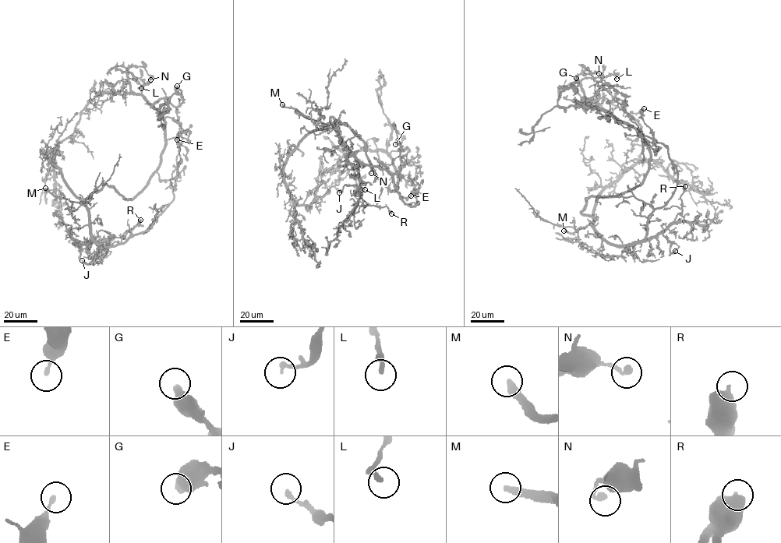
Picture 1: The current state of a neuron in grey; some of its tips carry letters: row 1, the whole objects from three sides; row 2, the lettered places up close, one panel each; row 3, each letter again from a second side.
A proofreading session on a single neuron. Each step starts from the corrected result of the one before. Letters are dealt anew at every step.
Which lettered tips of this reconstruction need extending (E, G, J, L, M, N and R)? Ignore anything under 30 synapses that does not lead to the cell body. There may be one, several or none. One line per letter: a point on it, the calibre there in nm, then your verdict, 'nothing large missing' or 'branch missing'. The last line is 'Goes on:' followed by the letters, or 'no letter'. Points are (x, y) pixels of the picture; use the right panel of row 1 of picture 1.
E: (644, 108) | 170 nm | nothing large missing
G: (576, 78) | 500 nm | nothing large missing
J: (675, 251) | 190 nm | nothing large missing
L: (616, 79) | 280 nm | nothing large missing
M: (563, 230) | 320 nm | branch missing
N: (599, 73) | 280 nm | nothing large missing
R: (685, 186) | 480 nm | nothing large missing
Goes on: M

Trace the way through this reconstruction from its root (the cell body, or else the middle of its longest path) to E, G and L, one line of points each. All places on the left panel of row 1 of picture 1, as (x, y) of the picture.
E: (173, 188), (180, 159), (177, 139)
G: (173, 188), (177, 175), (160, 180), (157, 171), (166, 140), (161, 114), (168, 97), (181, 96), (177, 86)
L: (173, 188), (177, 175), (160, 180), (157, 171), (165, 123), (131, 90), (128, 73), (141, 88)

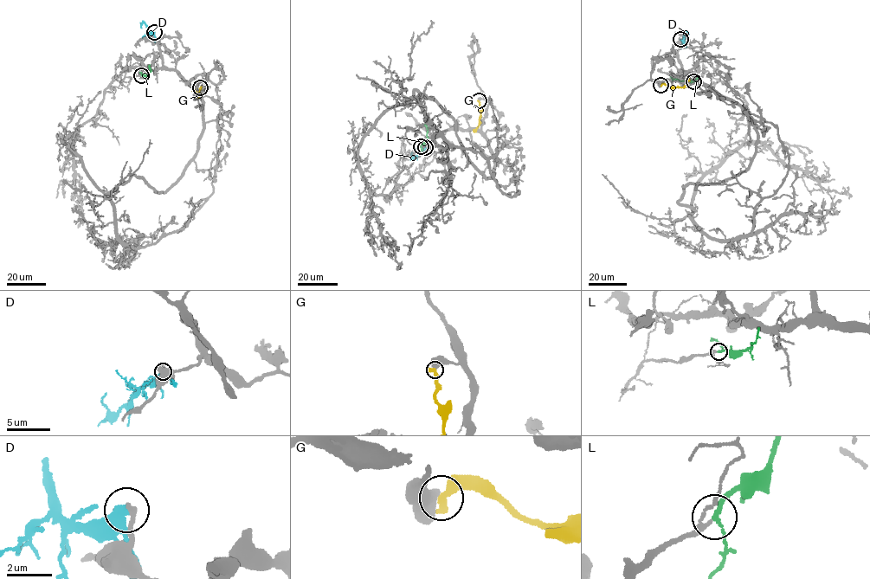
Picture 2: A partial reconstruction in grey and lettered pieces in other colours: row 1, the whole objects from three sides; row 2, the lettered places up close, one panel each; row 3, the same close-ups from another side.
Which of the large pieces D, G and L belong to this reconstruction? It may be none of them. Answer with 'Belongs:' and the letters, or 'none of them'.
Belongs: L

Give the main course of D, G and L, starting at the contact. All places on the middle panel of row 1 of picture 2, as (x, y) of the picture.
D: (425, 147), (414, 157), (412, 152)
G: (479, 100), (479, 121), (473, 131)
L: (421, 146), (426, 140), (425, 124)

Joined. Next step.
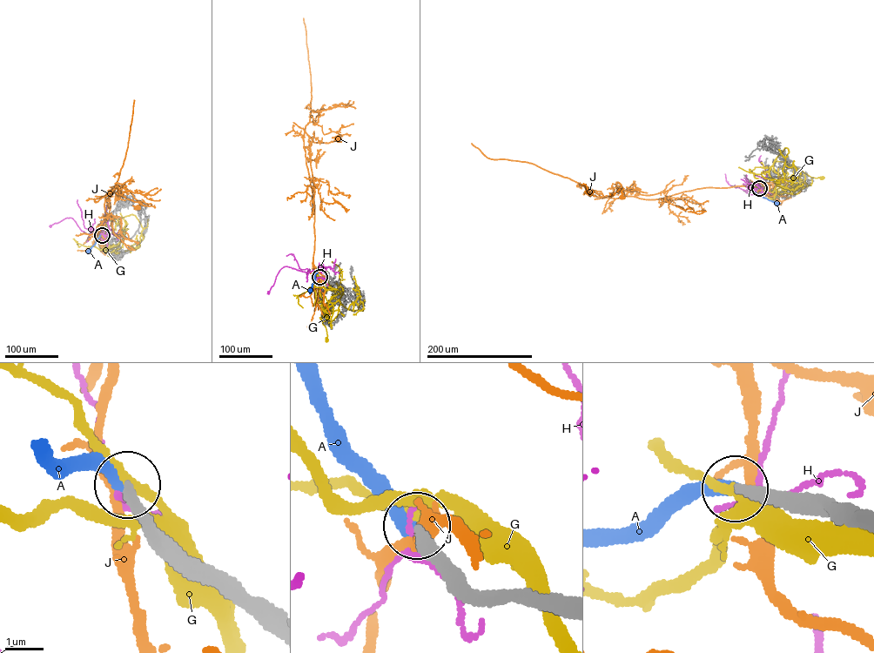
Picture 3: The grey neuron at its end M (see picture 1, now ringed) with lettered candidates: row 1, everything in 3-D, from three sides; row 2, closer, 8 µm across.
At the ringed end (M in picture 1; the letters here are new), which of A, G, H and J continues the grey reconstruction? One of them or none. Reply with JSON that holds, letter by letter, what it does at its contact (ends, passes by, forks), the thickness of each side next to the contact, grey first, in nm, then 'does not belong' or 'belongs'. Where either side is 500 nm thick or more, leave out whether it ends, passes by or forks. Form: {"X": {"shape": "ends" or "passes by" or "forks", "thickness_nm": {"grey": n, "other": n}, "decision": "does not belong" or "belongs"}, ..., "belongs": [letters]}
{"A": {"shape": "ends", "thickness_nm": {"grey": 360, "other": 360}, "decision": "belongs"}, "G": {"shape": "passes by", "thickness_nm": {"grey": 320, "other": 240}, "decision": "does not belong"}, "H": {"thickness_nm": {"grey": 500, "other": 170}, "decision": "does not belong"}, "J": {"shape": "passes by", "thickness_nm": {"grey": 400, "other": 260}, "decision": "does not belong"}, "belongs": ["A"]}

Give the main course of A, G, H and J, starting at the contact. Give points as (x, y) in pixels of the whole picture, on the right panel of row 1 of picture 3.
A: (759, 188), (755, 191), (757, 195), (776, 204)
G: (759, 188), (771, 192), (776, 187), (776, 180), (769, 171), (776, 161), (793, 165), (811, 177), (823, 178)
H: (760, 188), (760, 185), (758, 190), (751, 190), (753, 193), (749, 194), (741, 188), (766, 195)
J: (759, 188), (749, 184), (702, 187), (646, 199), (626, 196), (618, 182), (623, 188), (621, 197)

